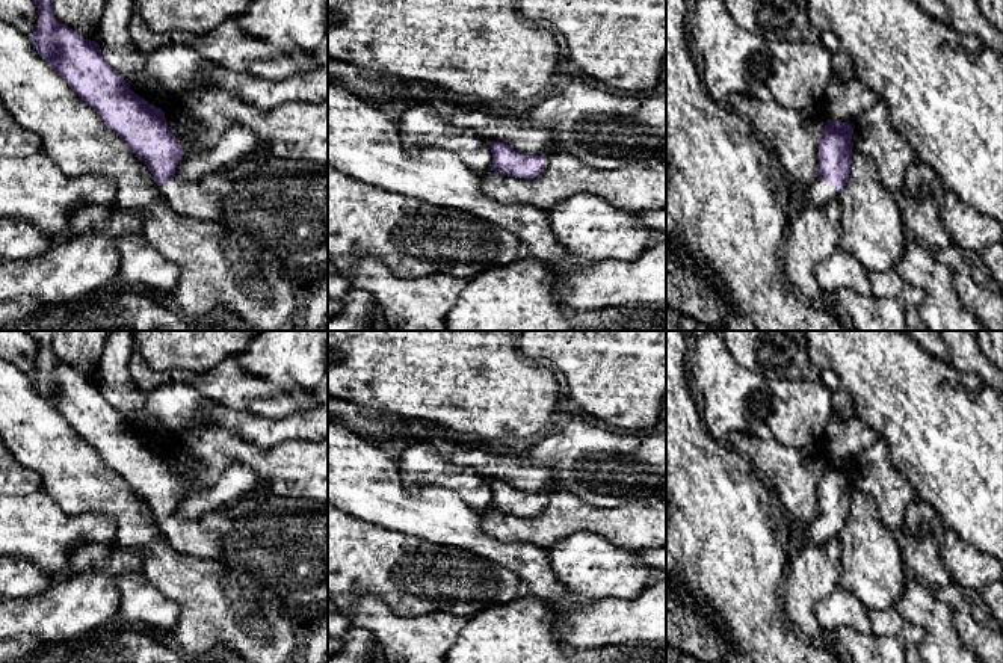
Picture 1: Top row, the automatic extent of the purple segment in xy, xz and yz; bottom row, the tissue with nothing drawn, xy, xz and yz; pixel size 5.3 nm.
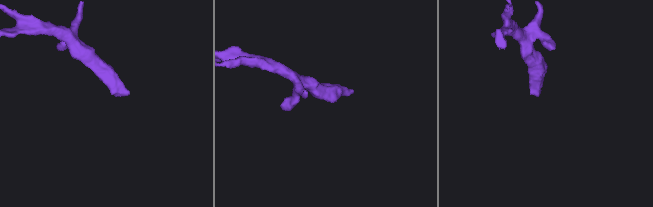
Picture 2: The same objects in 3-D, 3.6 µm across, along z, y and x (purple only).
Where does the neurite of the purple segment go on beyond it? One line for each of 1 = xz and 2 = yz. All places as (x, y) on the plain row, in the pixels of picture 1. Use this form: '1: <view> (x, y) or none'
1: none
2: yz (819, 532)

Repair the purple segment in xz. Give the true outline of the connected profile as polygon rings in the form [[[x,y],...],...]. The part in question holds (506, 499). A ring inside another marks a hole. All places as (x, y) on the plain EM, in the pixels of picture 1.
[[[505,480],[489,482],[492,491],[491,509],[518,517],[533,517],[547,504],[547,494],[530,494],[514,488]]]

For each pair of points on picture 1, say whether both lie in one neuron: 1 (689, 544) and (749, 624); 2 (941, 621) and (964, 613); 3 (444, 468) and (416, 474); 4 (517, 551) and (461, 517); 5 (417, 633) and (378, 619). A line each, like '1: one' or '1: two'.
1: one
2: two
3: one
4: one
5: one

